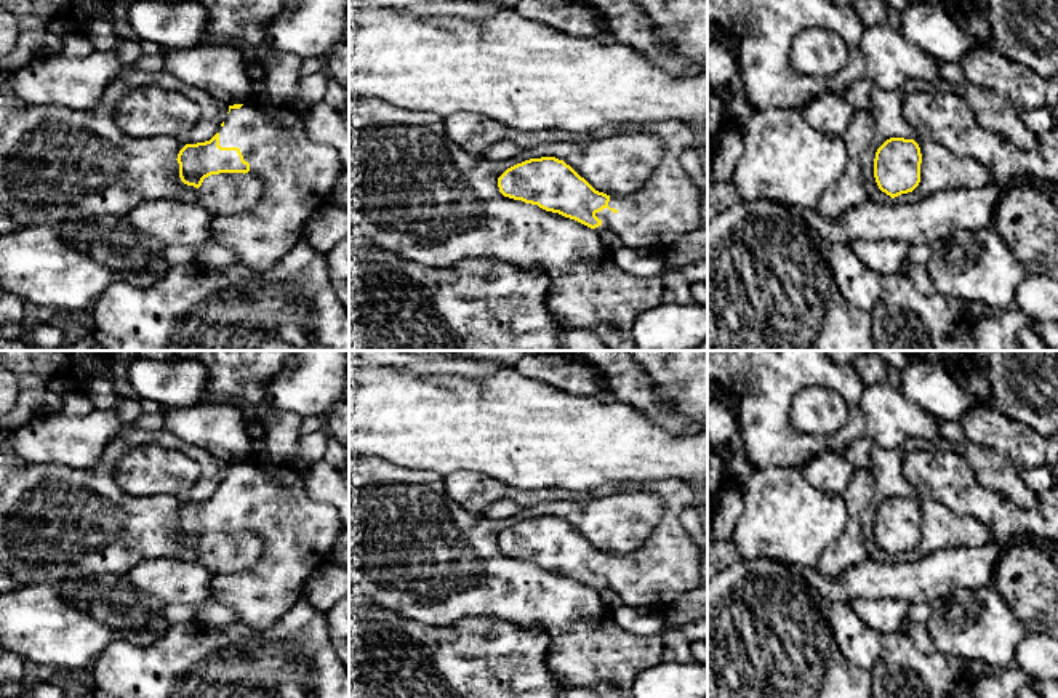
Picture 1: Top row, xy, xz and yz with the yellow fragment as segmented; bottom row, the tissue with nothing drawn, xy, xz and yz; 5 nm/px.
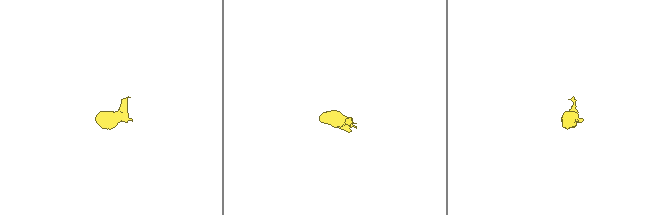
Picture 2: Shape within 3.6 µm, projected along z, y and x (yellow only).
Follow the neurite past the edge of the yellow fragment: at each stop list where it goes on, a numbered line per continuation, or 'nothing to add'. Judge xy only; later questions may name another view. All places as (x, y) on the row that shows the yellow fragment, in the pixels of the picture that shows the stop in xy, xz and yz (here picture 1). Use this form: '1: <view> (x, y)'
1: xy (298, 173)

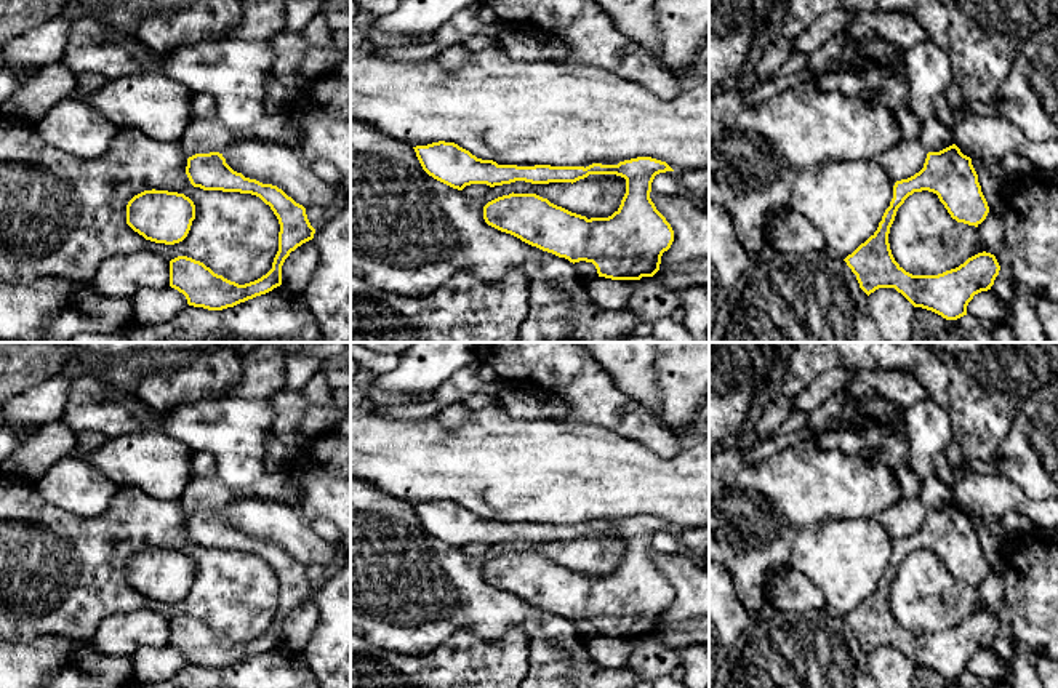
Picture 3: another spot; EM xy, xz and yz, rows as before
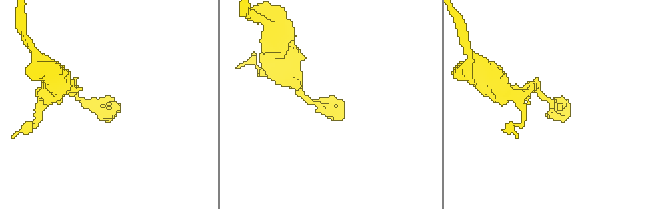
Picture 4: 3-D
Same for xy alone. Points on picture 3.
nothing to add

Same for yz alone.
nothing to add

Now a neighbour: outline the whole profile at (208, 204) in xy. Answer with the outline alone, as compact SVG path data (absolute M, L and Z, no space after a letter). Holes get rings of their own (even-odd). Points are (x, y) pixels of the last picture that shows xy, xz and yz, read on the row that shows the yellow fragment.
M0 115L0 282L58 277L91 285L104 259L144 250L168 261L192 258L238 285L261 278L279 251L277 216L256 195L194 187L186 174L187 158L179 142L120 128L104 155L83 160L43 142L32 123ZM152 189L184 194L194 202L195 219L182 242L155 243L126 224L128 202Z

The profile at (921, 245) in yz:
M928 190L914 192L898 208L888 243L900 267L912 275L938 275L978 253L991 253L980 229L952 219Z

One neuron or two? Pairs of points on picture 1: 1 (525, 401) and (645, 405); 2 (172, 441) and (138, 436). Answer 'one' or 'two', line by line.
1: two
2: one

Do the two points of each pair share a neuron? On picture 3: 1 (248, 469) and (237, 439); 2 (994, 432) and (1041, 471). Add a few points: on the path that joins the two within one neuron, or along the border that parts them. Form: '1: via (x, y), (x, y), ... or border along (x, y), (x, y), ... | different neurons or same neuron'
1: via (240, 461), (240, 447) | same neuron
2: border along (1021, 407), (1010, 432), (993, 452) | different neurons

